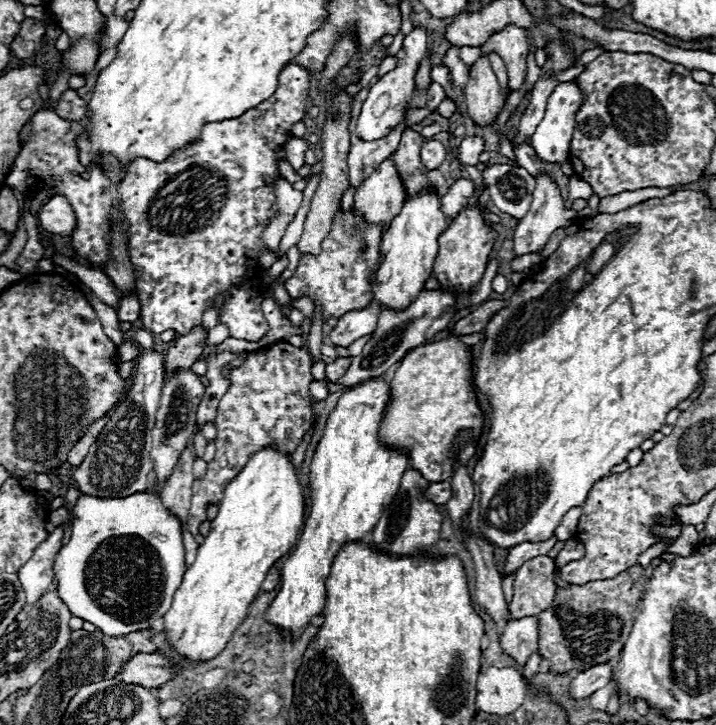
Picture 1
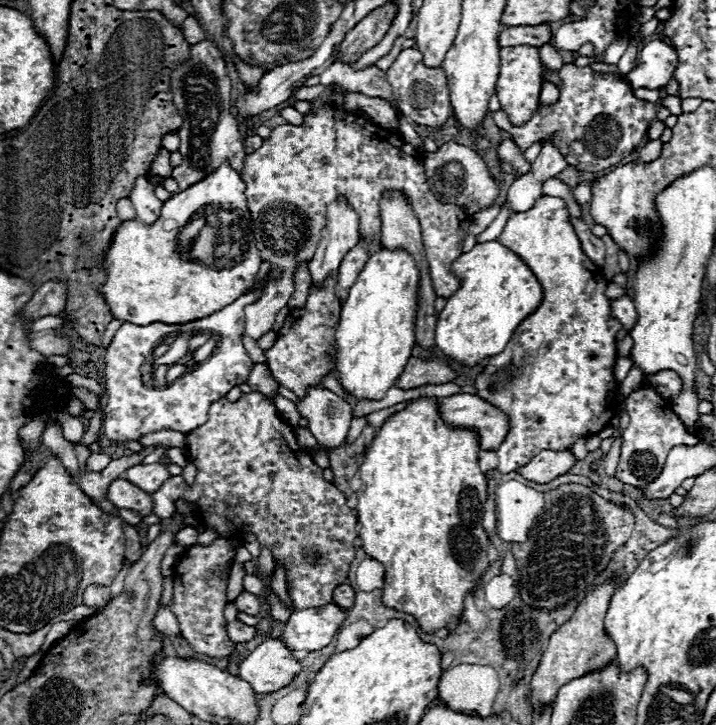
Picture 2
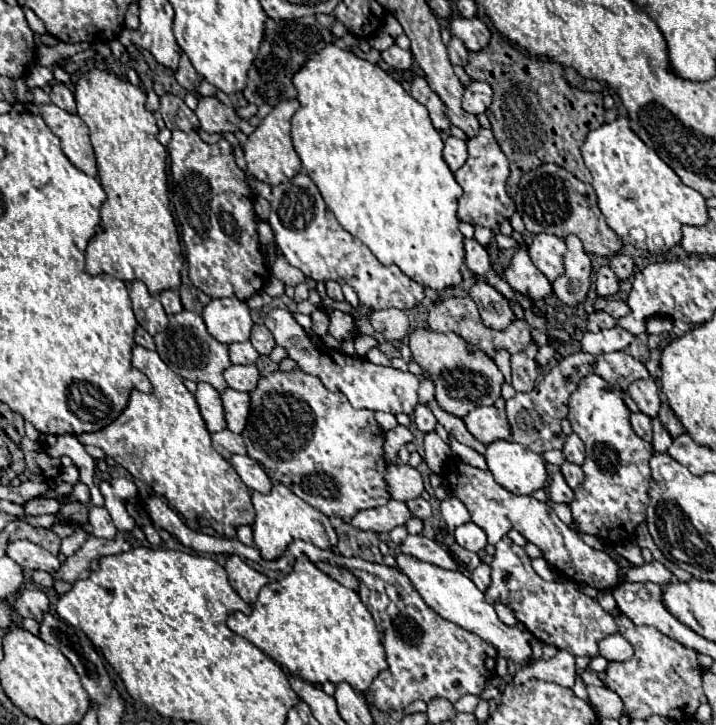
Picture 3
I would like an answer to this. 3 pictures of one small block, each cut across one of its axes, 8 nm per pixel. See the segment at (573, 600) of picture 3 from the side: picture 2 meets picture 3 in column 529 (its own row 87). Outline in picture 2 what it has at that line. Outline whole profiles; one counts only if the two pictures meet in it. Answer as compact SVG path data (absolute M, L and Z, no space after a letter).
M564 64L558 76L558 102L552 106L538 104L532 118L522 126L510 124L508 116L502 110L492 114L496 126L512 136L520 152L526 152L526 148L530 148L534 142L552 142L564 160L576 170L598 172L612 164L618 164L622 158L632 154L632 150L644 138L646 130L656 122L656 106L652 102L638 100L626 80L610 74L592 78L592 68L578 68L572 64Z

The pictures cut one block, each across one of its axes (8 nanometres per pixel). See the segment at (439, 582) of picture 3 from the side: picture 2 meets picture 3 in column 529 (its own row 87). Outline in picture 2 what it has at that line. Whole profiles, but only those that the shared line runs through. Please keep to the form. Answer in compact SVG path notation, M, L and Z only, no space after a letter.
M654 40L642 46L638 52L636 66L626 74L626 80L632 88L648 88L658 90L664 88L678 66L678 54L672 46L662 40Z

